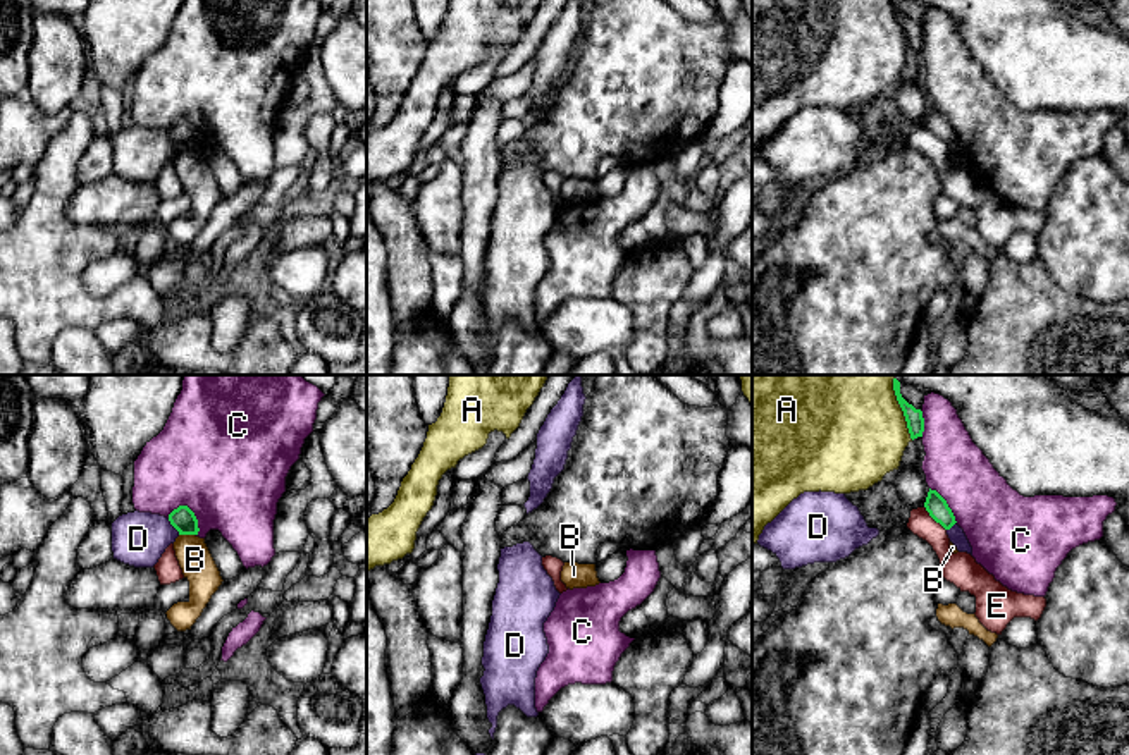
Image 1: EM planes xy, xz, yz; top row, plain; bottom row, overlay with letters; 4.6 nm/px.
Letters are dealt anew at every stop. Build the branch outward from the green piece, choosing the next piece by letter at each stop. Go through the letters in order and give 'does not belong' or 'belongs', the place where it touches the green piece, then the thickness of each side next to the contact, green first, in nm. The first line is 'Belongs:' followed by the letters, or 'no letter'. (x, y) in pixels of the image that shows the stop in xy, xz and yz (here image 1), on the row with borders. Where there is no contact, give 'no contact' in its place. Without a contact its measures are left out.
Belongs: no letter
A: does not belong; meets green in yz at (900, 406); 80 nm thick on the green side, 500 nm on the other
B: does not belong; meets green in xy at (188, 534); 110 nm thick on the green side, 160 nm on the other
C: does not belong; meets green in xy at (191, 511); 110 nm thick on the green side, 500 nm on the other
D: does not belong; meets green in xy at (172, 525); 110 nm thick on the green side, 260 nm on the other
E: does not belong; meets green in yz at (933, 518); 100 nm thick on the green side, 130 nm on the other

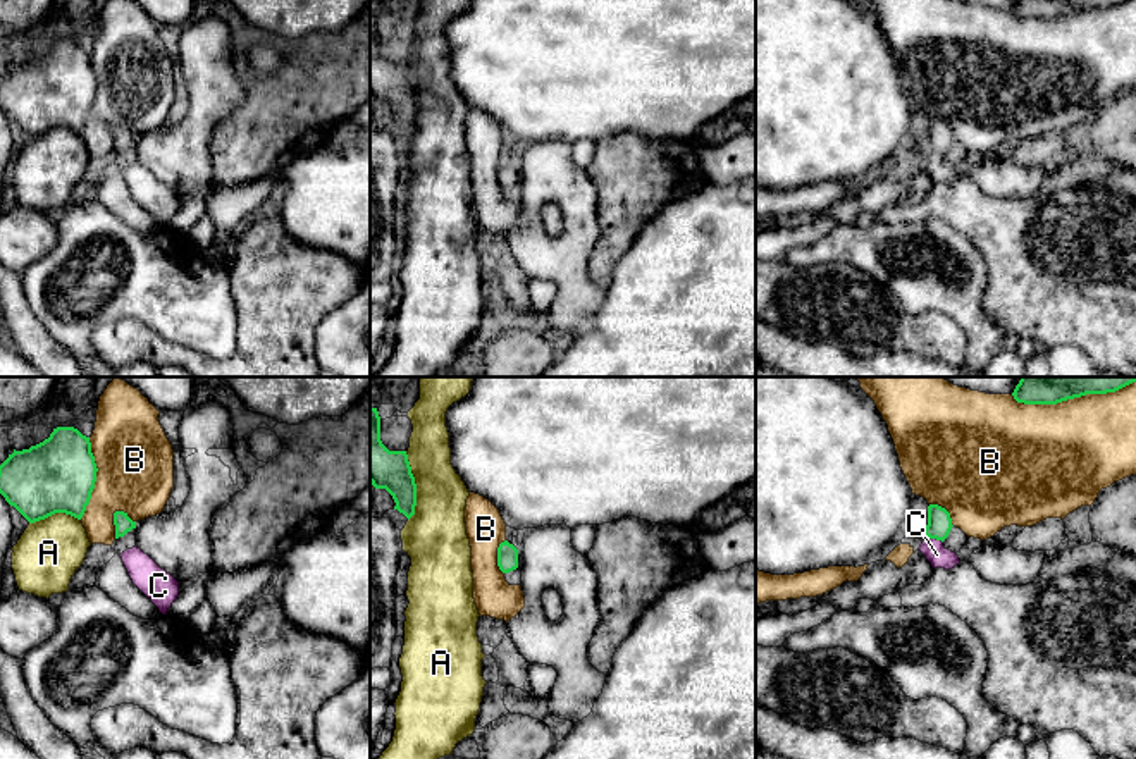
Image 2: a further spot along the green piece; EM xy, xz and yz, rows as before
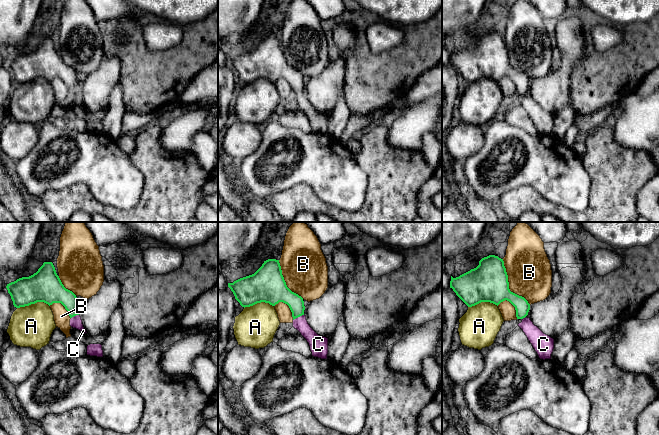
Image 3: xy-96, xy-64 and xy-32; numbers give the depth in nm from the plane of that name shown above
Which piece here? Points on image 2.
Belongs: C
A: does not belong; meets green in xz at (415, 486); 190 nm thick on the green side, 280 nm on the other
B: does not belong; meets green in xy at (95, 479); 360 nm thick on the green side, 360 nm on the other
C: belongs; meets green in yz at (933, 537); 120 nm thick on the green side, 100 nm on the other

